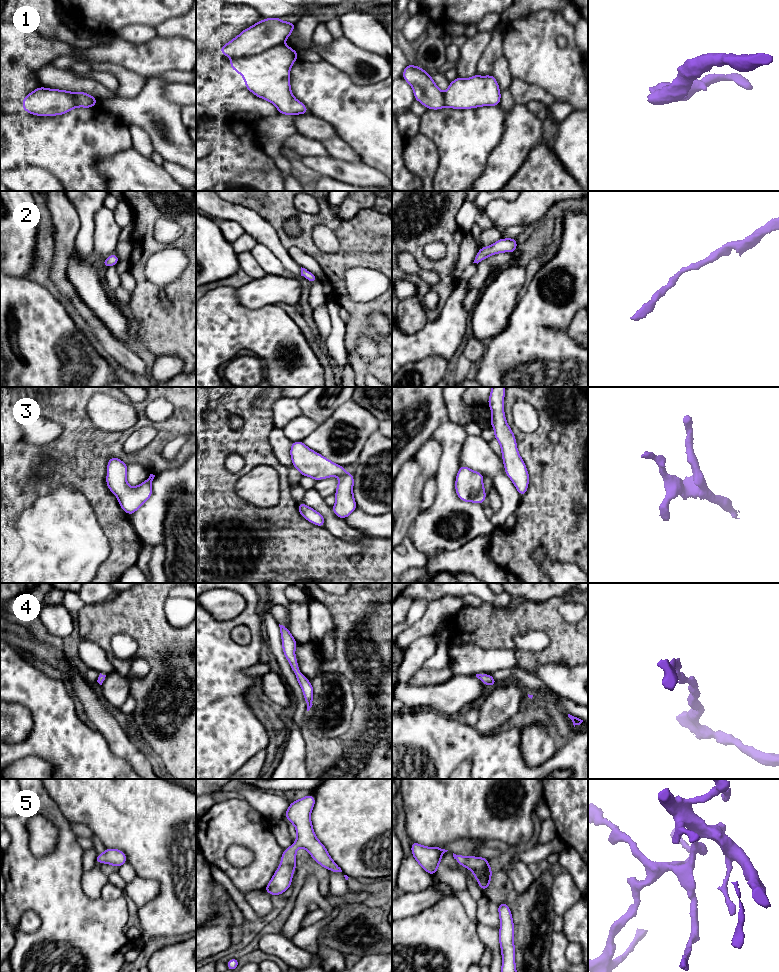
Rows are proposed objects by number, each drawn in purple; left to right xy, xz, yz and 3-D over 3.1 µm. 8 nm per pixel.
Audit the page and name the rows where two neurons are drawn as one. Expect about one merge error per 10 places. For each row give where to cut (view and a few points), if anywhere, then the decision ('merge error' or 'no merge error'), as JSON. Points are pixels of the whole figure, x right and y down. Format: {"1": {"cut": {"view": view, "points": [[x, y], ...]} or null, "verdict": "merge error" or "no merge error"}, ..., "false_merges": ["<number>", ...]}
{"1": {"cut": null, "verdict": "no merge error"}, "2": {"cut": null, "verdict": "no merge error"}, "3": {"cut": null, "verdict": "no merge error"}, "4": {"cut": null, "verdict": "no merge error"}, "5": {"cut": null, "verdict": "no merge error"}, "false_merges": []}

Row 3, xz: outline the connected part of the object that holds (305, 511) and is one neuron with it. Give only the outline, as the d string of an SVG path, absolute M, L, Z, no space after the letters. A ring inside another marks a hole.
M301 502L298 503L298 510L304 519L310 521L314 525L324 527L325 521L323 515L313 508L308 507L306 504Z

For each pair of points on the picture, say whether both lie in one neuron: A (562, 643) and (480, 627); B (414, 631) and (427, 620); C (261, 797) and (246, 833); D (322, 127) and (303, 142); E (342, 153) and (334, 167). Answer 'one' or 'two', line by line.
A: one
B: one
C: two
D: two
E: two

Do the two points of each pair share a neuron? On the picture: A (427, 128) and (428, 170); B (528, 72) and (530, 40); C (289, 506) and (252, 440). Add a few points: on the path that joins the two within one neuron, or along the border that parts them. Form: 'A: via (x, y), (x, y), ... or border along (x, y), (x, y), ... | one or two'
A: border along (419, 132), (432, 141), (438, 158) | two
B: via (530, 64), (530, 48) | one
C: via (285, 490), (282, 472), (266, 456) | one

